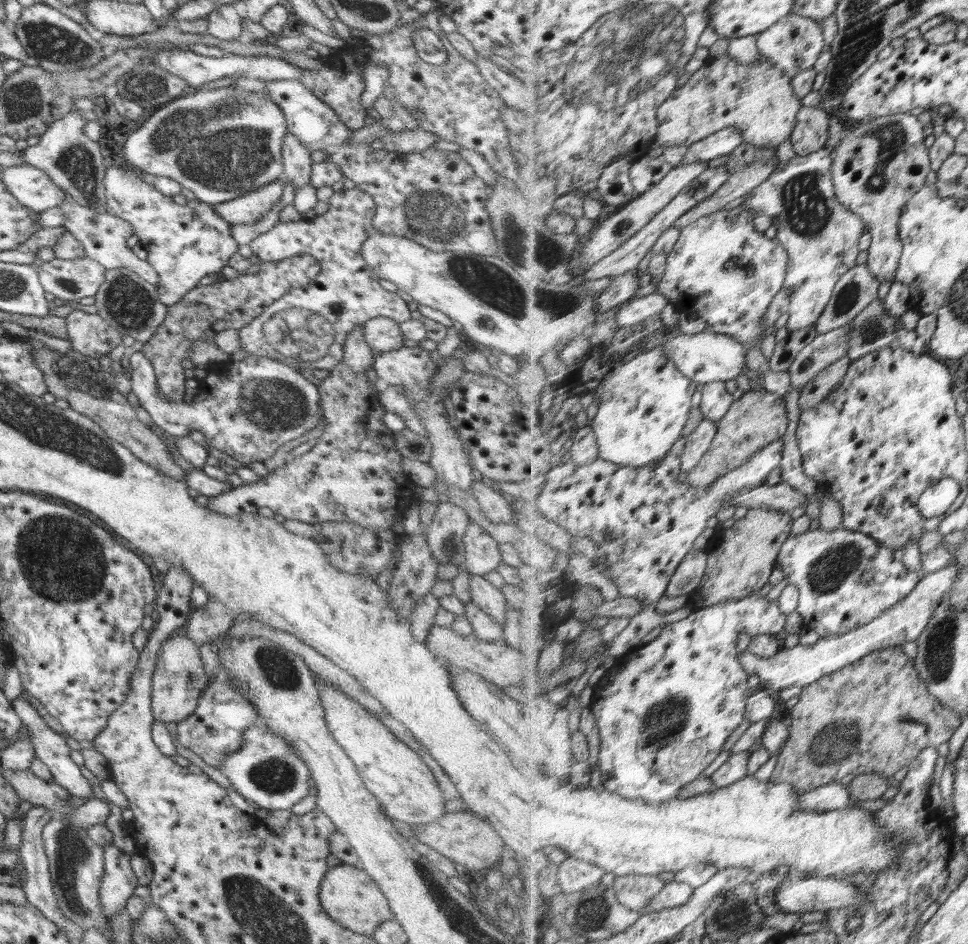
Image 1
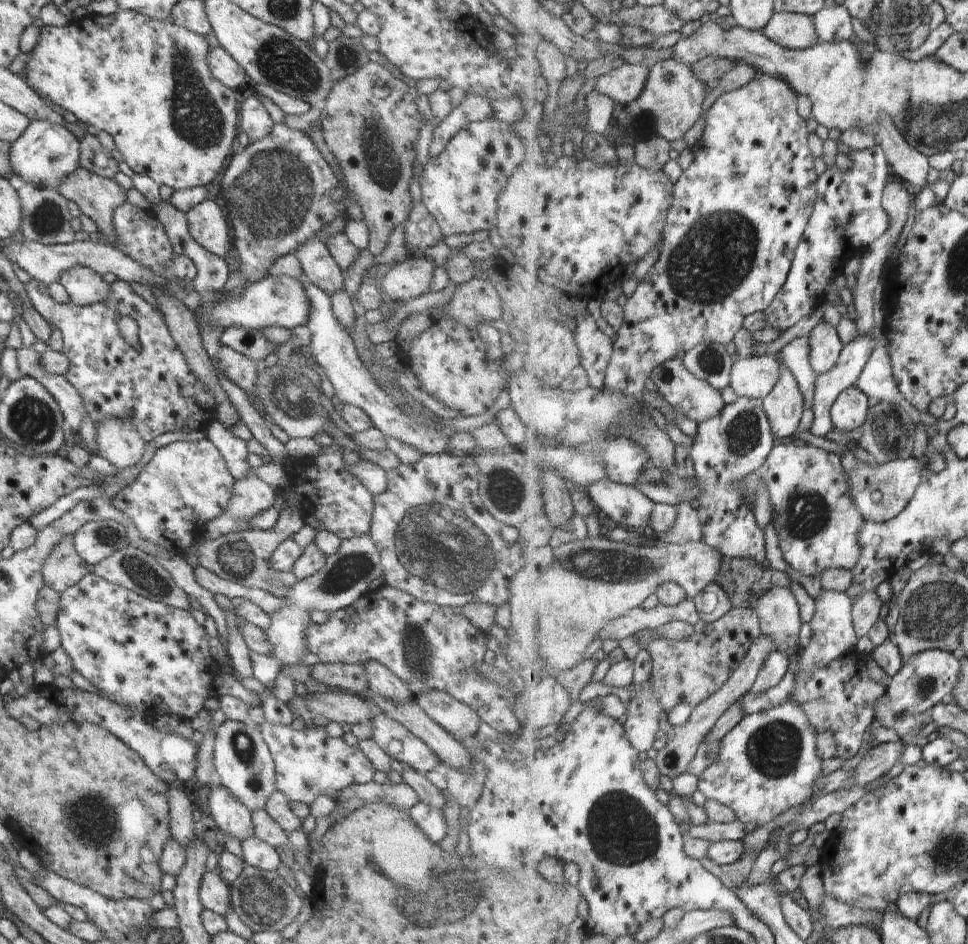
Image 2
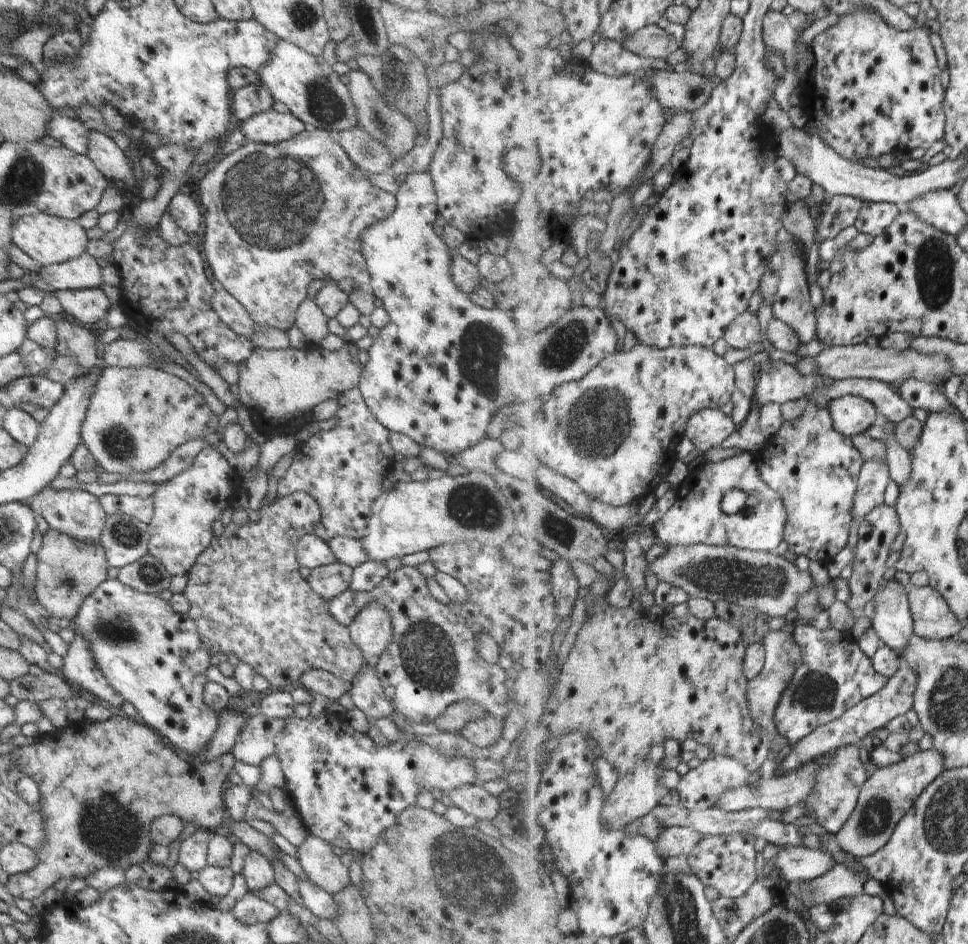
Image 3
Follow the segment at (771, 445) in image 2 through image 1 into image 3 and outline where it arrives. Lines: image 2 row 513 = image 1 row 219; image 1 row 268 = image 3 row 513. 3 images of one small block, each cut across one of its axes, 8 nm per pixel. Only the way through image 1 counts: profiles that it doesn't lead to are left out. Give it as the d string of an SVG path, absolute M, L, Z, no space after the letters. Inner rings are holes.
M744 452L719 463L704 462L705 468L692 472L690 480L676 491L677 500L671 509L653 525L659 542L667 548L706 543L755 551L776 550L785 540L789 512L781 494L763 479L757 456ZM736 488L749 496L741 511L729 515L724 512L722 502L724 496Z

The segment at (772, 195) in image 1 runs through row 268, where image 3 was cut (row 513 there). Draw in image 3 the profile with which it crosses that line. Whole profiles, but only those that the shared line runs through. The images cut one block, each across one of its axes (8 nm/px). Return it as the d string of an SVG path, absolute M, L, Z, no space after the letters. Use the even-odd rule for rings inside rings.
M810 398L805 413L798 420L786 421L781 430L768 438L766 447L757 457L763 479L781 494L789 512L785 540L797 555L809 556L812 560L829 563L848 546L850 528L853 524L852 507L858 492L859 478L865 458L852 437L836 430L830 407L818 406Z

